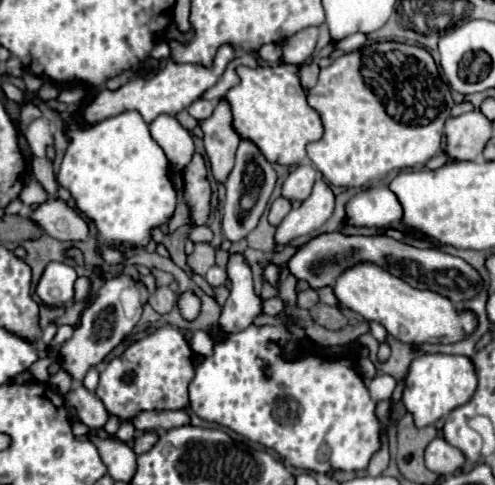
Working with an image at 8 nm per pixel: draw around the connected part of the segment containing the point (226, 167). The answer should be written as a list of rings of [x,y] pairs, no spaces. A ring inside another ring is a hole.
[[[220,98],[218,120],[204,120],[200,126],[204,130],[204,148],[212,164],[212,174],[218,182],[224,182],[234,166],[236,146],[240,142],[240,136],[232,130],[232,110],[228,110],[228,102]]]

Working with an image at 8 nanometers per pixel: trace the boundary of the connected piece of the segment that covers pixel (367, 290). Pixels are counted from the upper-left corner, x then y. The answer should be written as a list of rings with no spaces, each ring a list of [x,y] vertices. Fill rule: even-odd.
[[[370,262],[356,264],[346,270],[336,280],[334,294],[342,304],[362,314],[366,320],[380,322],[388,334],[406,344],[454,344],[468,338],[478,328],[478,318],[472,310],[456,310],[454,304],[442,294],[432,294],[432,290],[416,290]]]

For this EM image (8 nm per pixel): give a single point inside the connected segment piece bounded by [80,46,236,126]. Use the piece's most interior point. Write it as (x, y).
(178, 85)

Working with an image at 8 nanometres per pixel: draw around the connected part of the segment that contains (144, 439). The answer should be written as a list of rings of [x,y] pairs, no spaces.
[[[144,432],[142,436],[138,436],[138,438],[134,440],[134,446],[132,446],[134,454],[138,456],[138,454],[148,452],[148,450],[156,444],[156,440],[158,440],[158,434],[156,434],[156,432]]]

